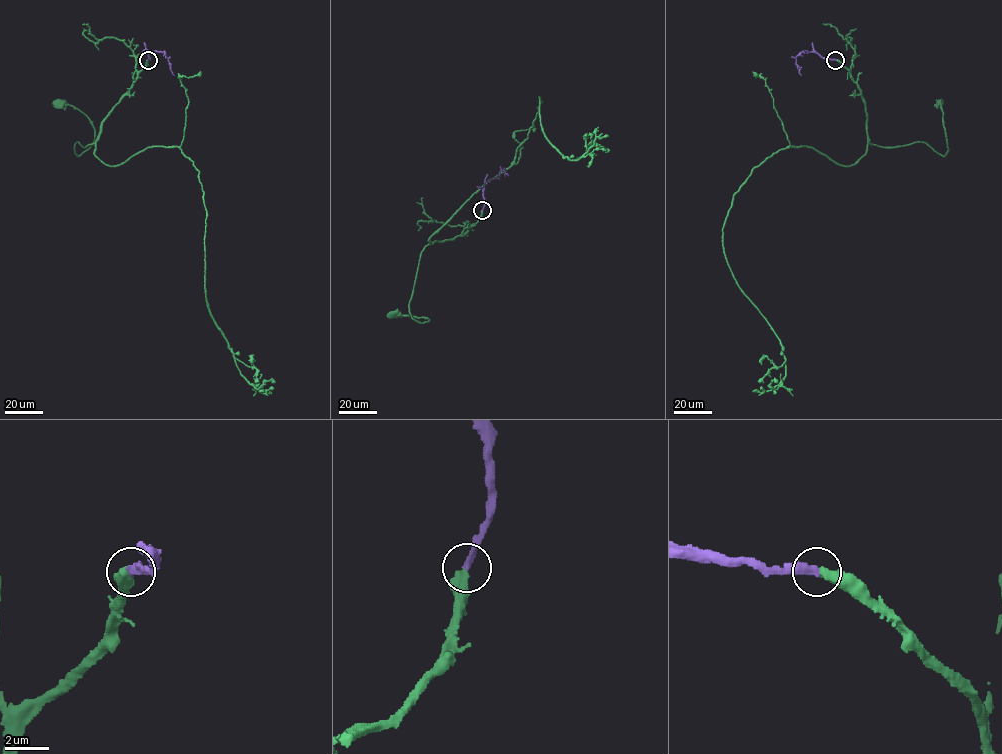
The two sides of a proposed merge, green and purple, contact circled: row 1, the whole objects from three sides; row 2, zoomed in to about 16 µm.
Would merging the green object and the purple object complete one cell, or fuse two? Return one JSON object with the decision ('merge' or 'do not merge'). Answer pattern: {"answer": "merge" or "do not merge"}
{"answer": "merge"}

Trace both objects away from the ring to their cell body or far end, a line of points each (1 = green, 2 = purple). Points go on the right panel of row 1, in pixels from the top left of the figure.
1: (835, 60), (849, 71), (860, 91), (871, 144), (894, 147), (924, 142), (943, 156), (948, 150), (939, 102)
2: (835, 60), (807, 51), (795, 58), (799, 69), (795, 63)

